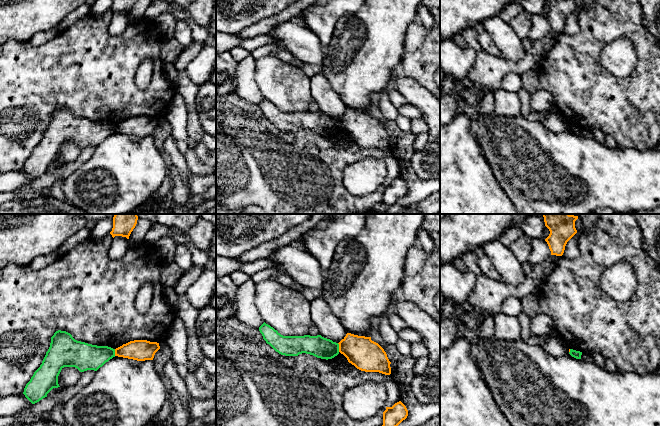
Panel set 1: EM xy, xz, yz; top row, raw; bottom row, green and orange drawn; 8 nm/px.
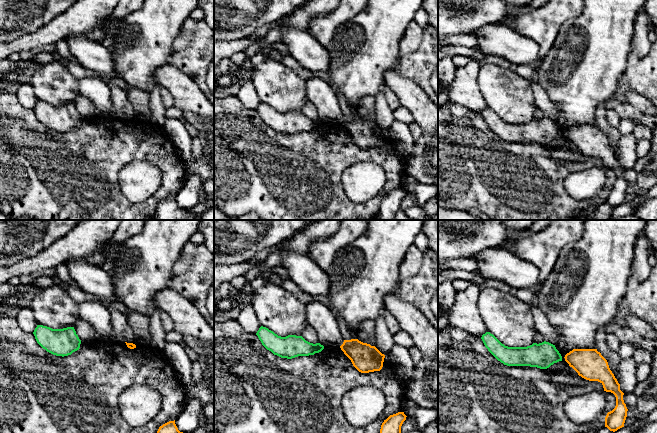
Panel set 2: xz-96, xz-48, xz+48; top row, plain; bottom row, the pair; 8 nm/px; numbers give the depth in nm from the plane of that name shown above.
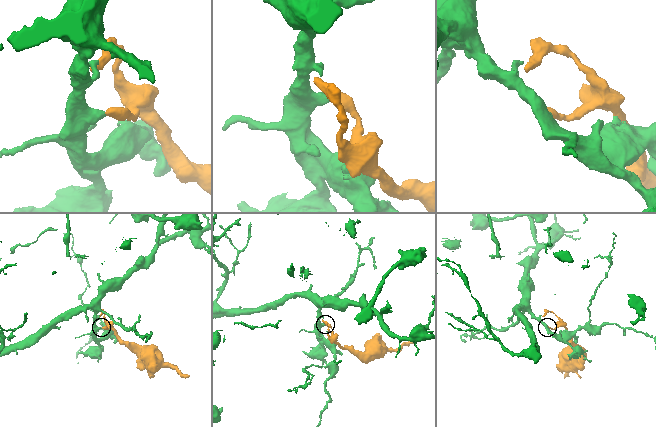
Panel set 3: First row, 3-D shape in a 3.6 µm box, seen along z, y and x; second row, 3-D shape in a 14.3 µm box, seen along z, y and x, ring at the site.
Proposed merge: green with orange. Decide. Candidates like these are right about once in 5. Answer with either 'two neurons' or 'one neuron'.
two neurons

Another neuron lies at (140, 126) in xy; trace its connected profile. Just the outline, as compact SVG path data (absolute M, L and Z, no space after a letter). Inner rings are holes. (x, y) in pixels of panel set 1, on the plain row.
M134 116L115 125L115 132L137 137L153 136L160 125L159 119L147 116Z

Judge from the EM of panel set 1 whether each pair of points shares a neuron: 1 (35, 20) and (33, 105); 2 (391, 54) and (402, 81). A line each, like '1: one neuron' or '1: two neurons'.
1: two neurons
2: two neurons

